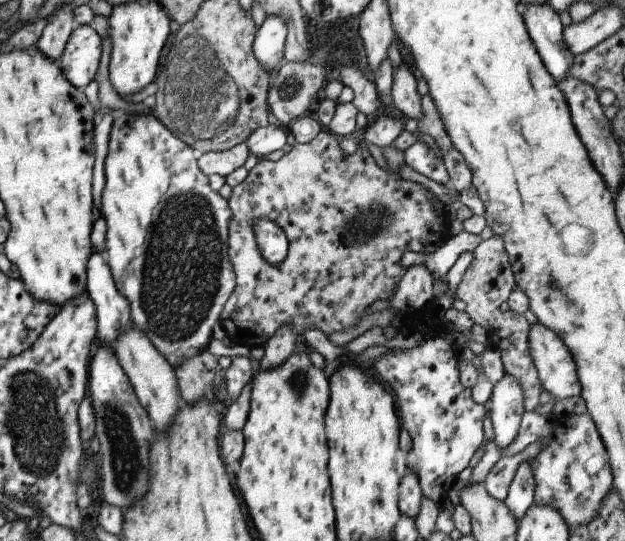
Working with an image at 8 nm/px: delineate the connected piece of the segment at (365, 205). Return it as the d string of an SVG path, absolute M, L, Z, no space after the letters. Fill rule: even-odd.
M320 130L320 132L307 143L296 143L292 145L290 152L280 153L276 157L260 160L256 166L249 170L246 179L232 189L232 196L227 200L231 208L231 217L229 220L229 250L230 262L234 268L236 275L236 284L230 298L227 299L226 304L222 310L220 321L224 328L225 334L236 344L244 344L249 348L264 347L266 342L274 336L274 332L284 326L290 324L294 328L294 332L302 335L304 330L308 328L318 328L322 330L325 335L332 334L337 330L347 332L350 328L356 327L360 319L366 316L368 308L378 300L389 301L398 290L398 284L402 280L402 275L406 274L409 268L401 265L401 258L404 252L423 252L425 254L435 252L440 246L451 238L450 224L446 220L447 210L443 205L442 208L434 206L434 198L437 198L428 188L422 184L405 180L400 175L400 168L406 165L404 162L404 151L392 146L384 147L383 154L386 162L388 162L388 170L378 166L374 157L368 151L368 147L360 145L358 150L353 154L345 154L340 148L341 139L334 133L327 130ZM264 216L272 222L278 223L280 228L286 234L286 240L289 242L289 248L286 258L280 262L280 266L272 266L268 264L263 258L258 244L256 242L256 234L254 234L253 225L256 222L255 217Z

